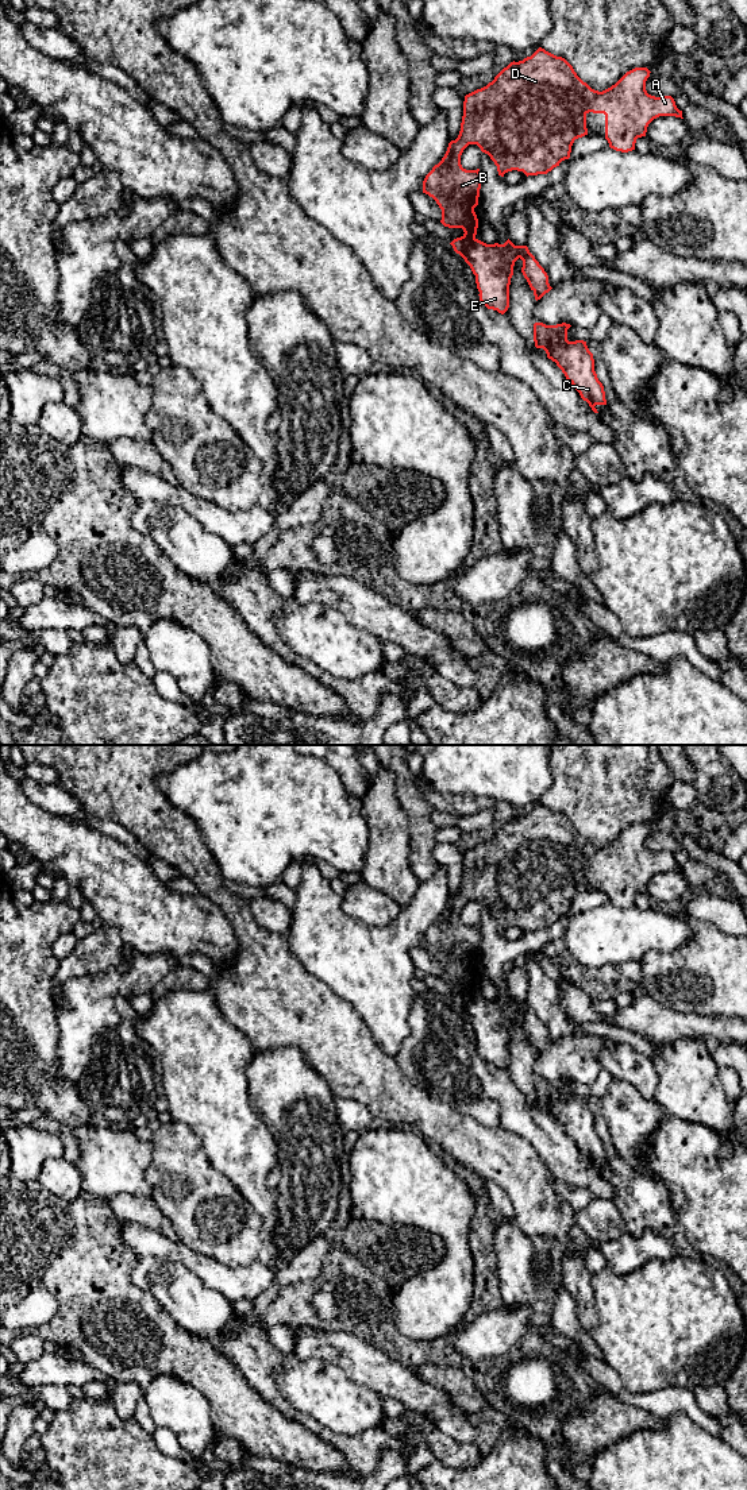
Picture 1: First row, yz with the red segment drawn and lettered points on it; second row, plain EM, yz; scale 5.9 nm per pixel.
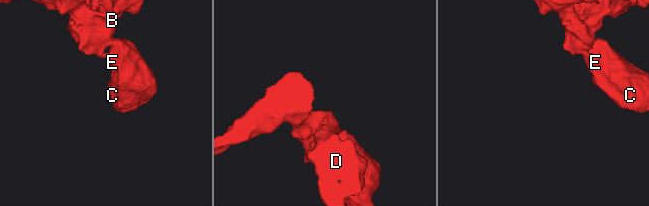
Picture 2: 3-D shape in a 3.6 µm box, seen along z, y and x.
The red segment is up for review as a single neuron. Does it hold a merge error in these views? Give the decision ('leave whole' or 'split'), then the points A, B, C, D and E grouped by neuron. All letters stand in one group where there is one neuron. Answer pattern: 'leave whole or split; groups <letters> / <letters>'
split; groups A B D / C E

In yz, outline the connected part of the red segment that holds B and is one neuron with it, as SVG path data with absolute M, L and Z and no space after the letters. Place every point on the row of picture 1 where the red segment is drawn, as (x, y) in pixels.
M539 47L531 57L519 62L511 62L504 67L492 82L465 96L463 116L461 131L455 140L448 143L447 151L442 161L432 167L423 181L423 193L432 197L442 209L440 223L448 228L462 228L463 235L454 239L450 244L457 254L462 254L465 243L475 239L478 219L474 208L478 205L481 189L481 173L466 170L461 165L461 155L469 144L477 144L482 153L488 154L497 166L498 175L517 170L528 175L547 174L565 159L570 158L571 146L575 139L588 135L586 115L605 115L605 139L609 147L628 153L635 150L638 138L646 136L648 124L659 116L682 117L682 111L675 105L671 96L651 96L646 90L646 81L650 77L647 67L635 67L627 72L615 85L598 92L584 82L573 66L562 57L557 57Z

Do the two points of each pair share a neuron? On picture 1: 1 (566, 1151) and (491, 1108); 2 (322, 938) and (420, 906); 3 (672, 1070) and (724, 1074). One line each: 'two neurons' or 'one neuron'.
1: two neurons
2: one neuron
3: two neurons

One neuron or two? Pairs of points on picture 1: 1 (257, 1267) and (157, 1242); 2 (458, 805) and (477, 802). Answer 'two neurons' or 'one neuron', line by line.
1: one neuron
2: one neuron

